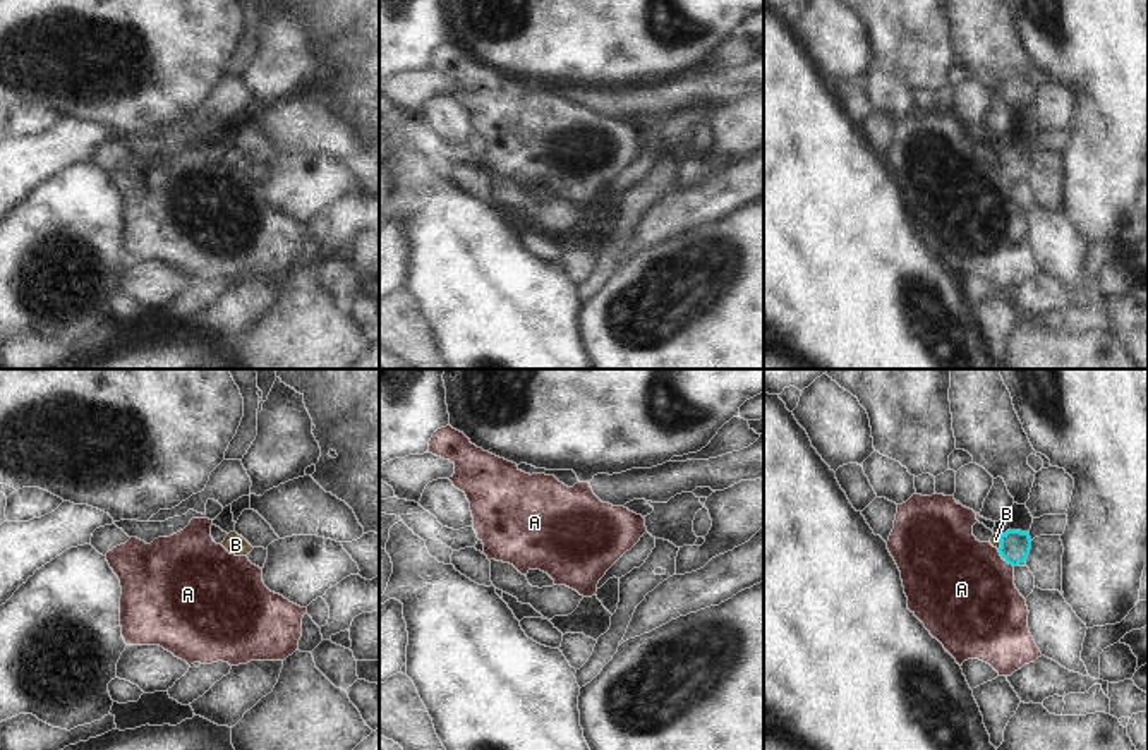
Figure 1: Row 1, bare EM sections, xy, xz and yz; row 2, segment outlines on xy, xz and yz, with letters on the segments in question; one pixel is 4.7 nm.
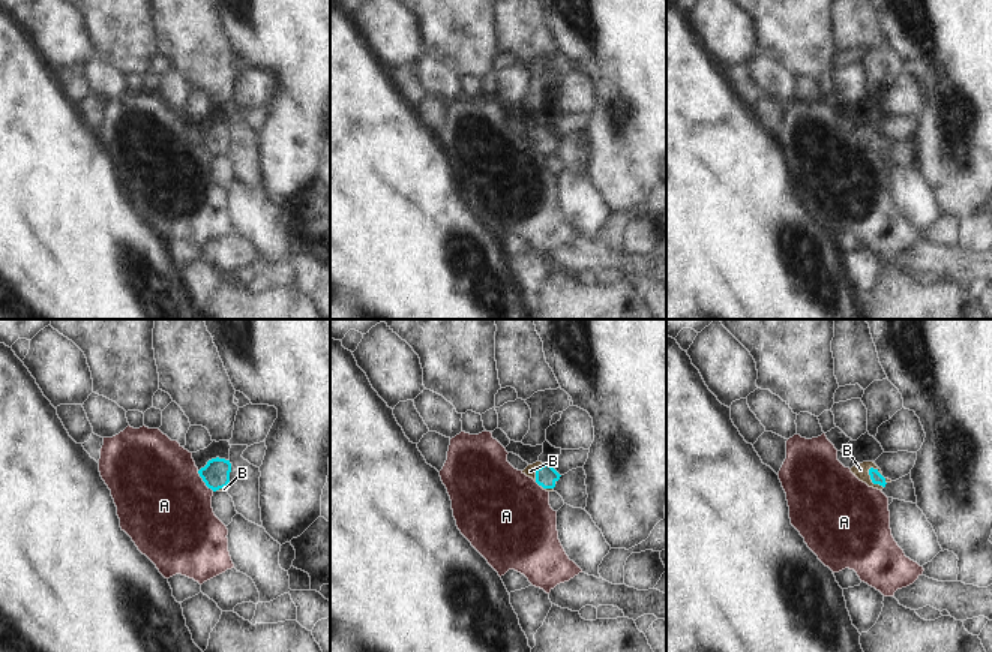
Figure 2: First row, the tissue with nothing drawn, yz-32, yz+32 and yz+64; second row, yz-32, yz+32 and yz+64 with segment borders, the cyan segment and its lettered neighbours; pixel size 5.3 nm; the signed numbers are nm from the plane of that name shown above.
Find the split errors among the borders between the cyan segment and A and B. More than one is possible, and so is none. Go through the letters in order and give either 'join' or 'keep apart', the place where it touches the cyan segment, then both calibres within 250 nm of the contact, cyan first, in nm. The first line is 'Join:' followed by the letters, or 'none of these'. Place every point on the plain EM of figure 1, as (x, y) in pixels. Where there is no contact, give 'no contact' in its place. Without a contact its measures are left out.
Join: B
A: keep apart; contact yz (999, 167); calibres 140 and 480 nm
B: join; contact yz (1001, 158); calibres 140 and 50 nm

